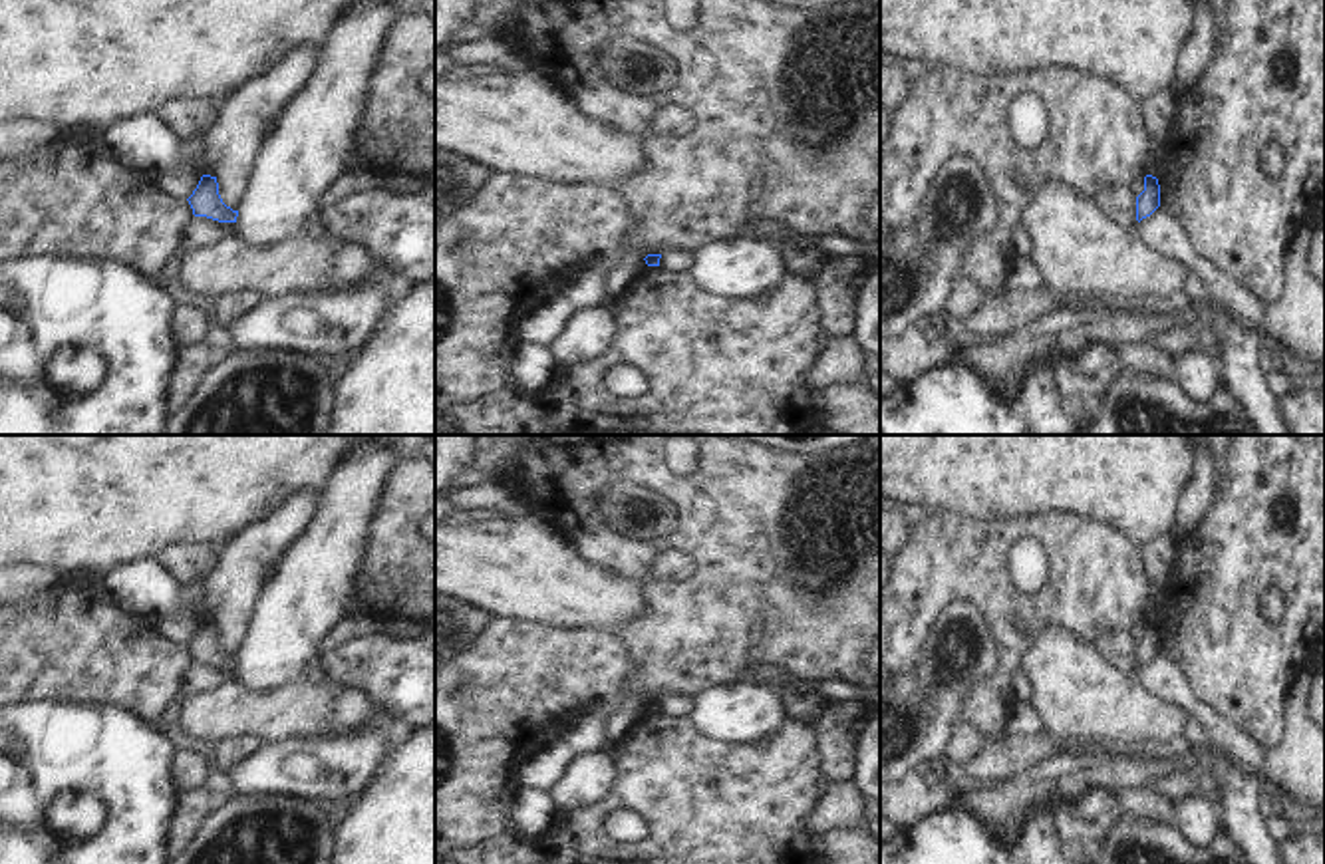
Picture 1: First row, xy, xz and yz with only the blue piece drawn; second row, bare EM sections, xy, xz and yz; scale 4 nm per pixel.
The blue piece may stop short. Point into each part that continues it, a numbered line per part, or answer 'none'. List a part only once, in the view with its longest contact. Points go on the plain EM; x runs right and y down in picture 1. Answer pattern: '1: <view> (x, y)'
none

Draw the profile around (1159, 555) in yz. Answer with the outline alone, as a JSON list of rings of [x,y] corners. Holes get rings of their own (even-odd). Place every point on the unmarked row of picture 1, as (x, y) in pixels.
[[[1160,532],[1140,546],[1144,572],[1158,590],[1168,584],[1178,556],[1180,538],[1172,532]]]

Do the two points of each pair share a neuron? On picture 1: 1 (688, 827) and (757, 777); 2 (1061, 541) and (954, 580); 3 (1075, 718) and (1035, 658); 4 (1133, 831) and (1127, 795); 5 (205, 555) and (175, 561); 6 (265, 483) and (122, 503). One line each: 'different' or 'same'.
1: same
2: same
3: same
4: different
5: same
6: same

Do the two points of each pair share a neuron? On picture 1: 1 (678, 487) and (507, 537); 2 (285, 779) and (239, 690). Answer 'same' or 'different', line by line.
1: different
2: different

